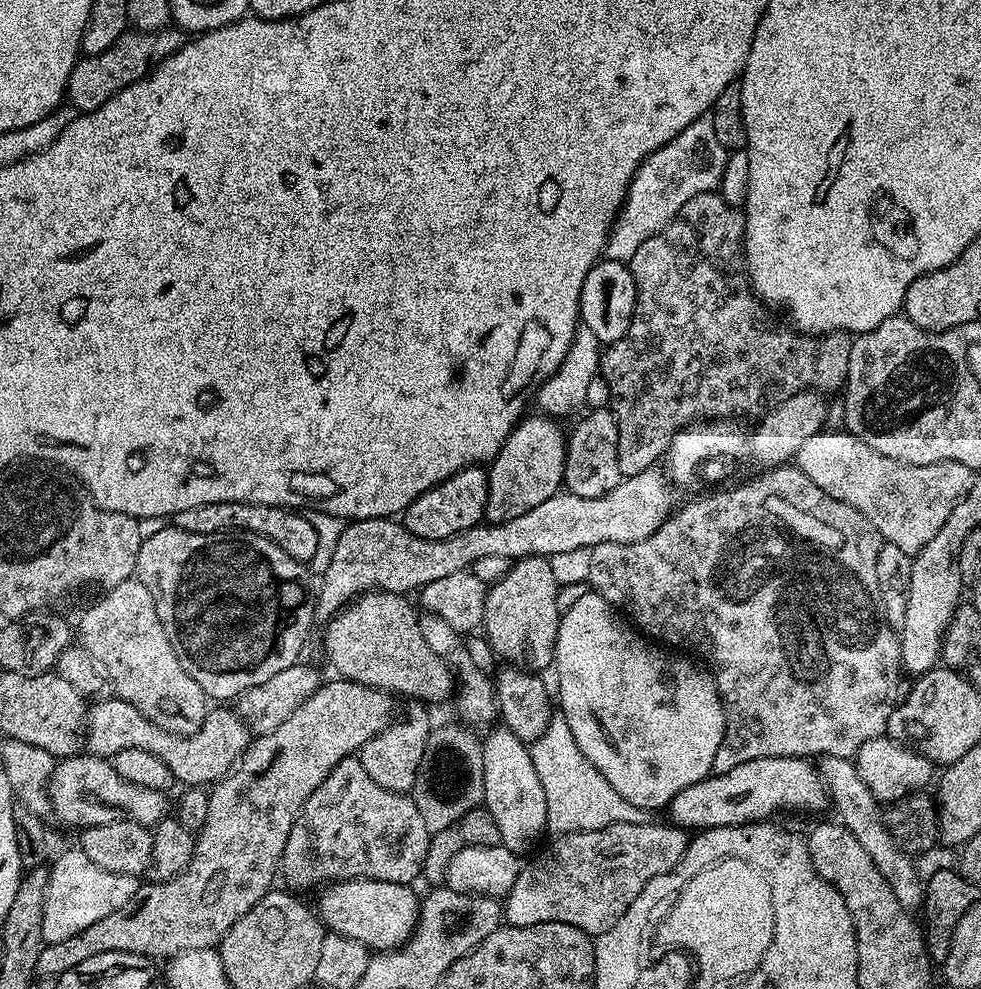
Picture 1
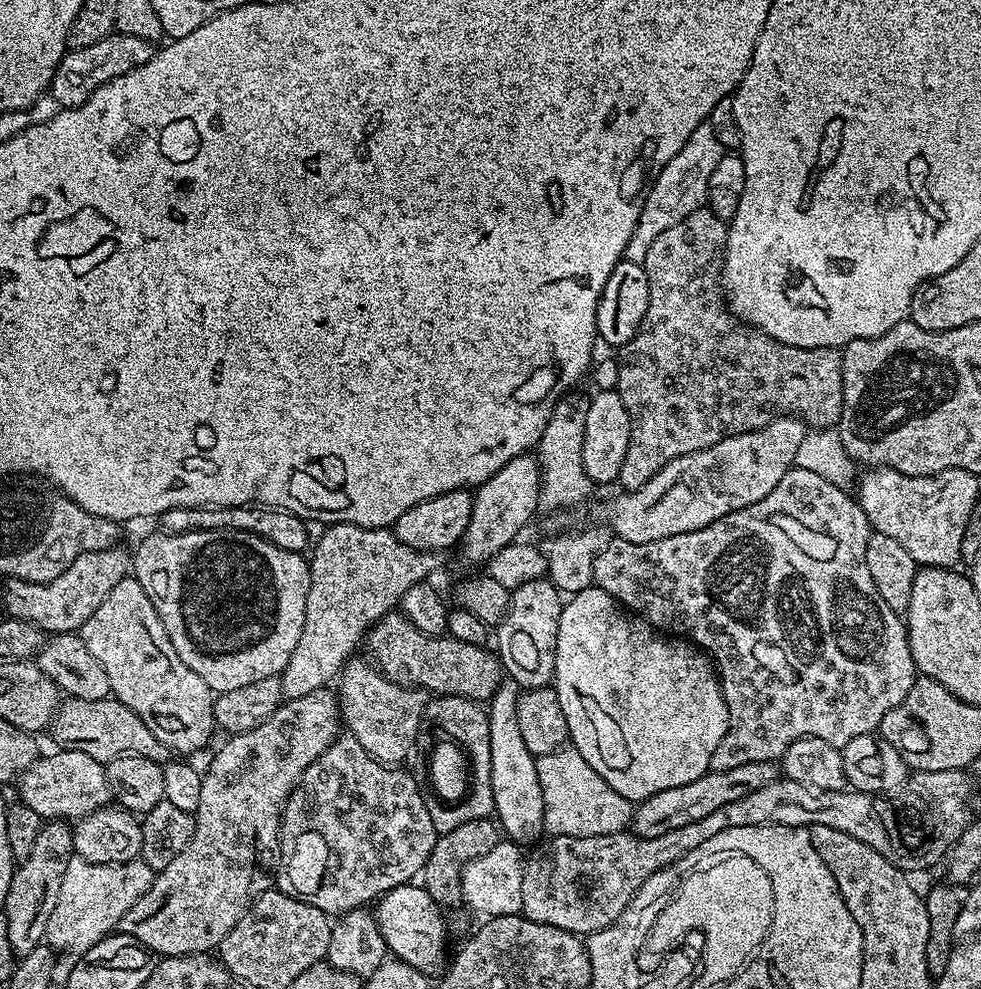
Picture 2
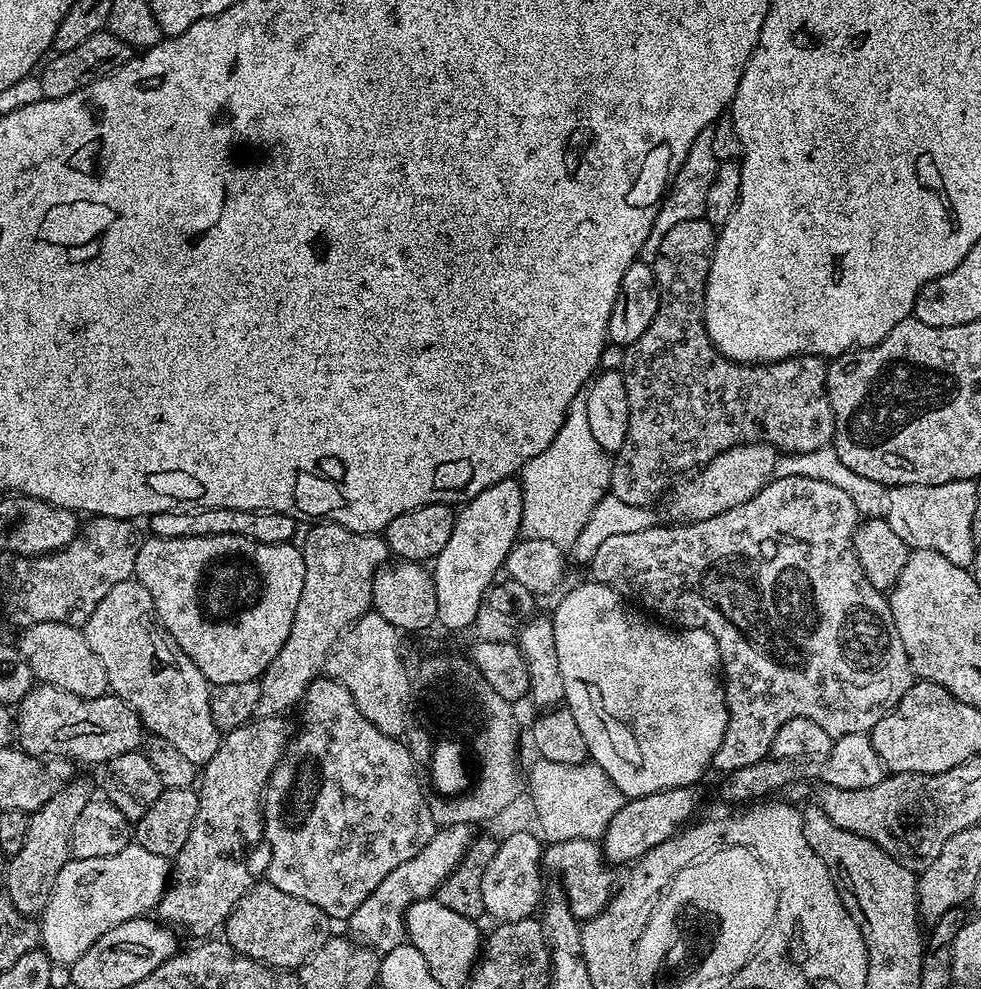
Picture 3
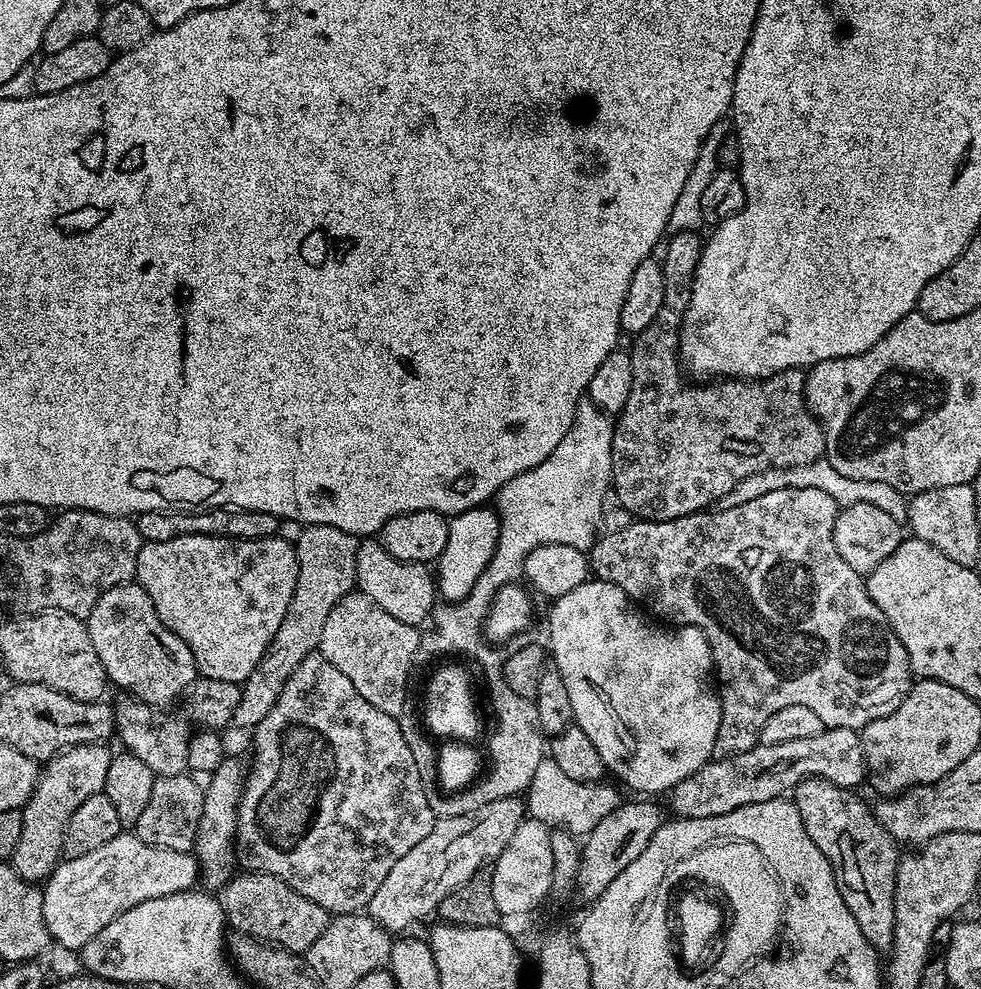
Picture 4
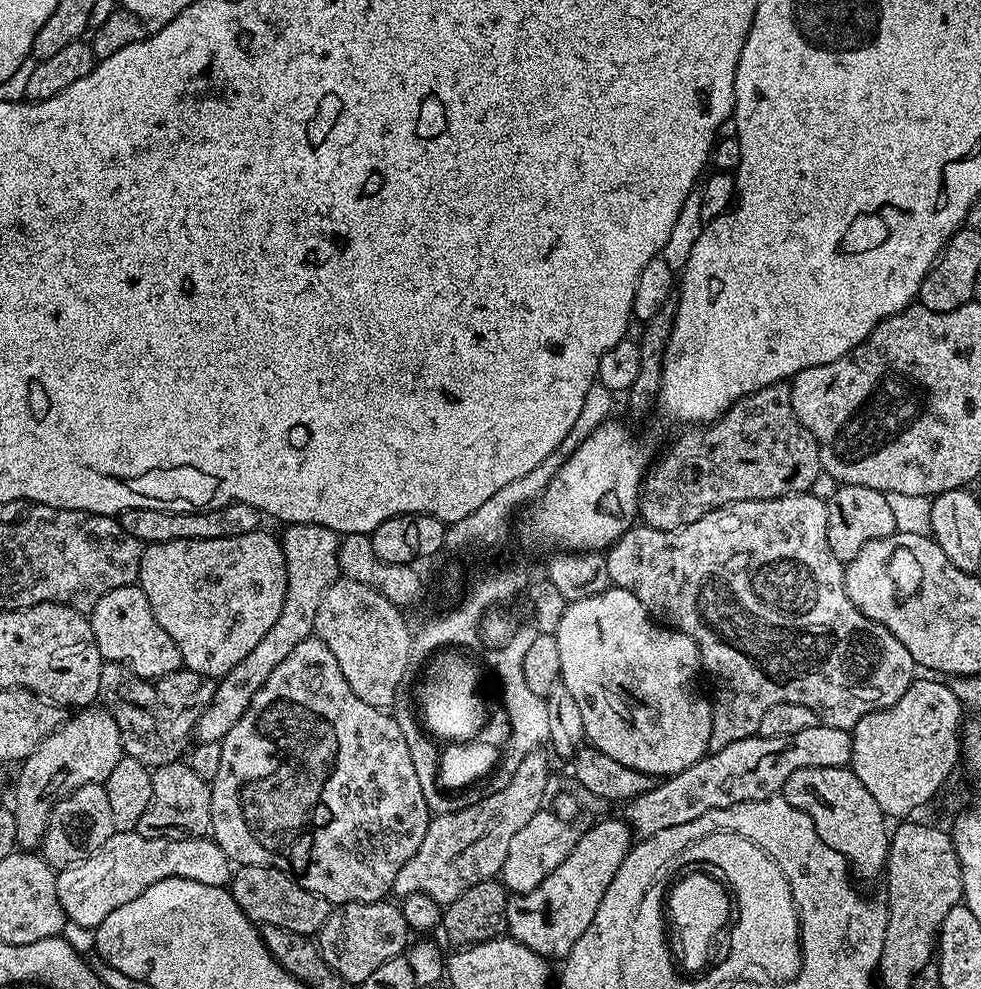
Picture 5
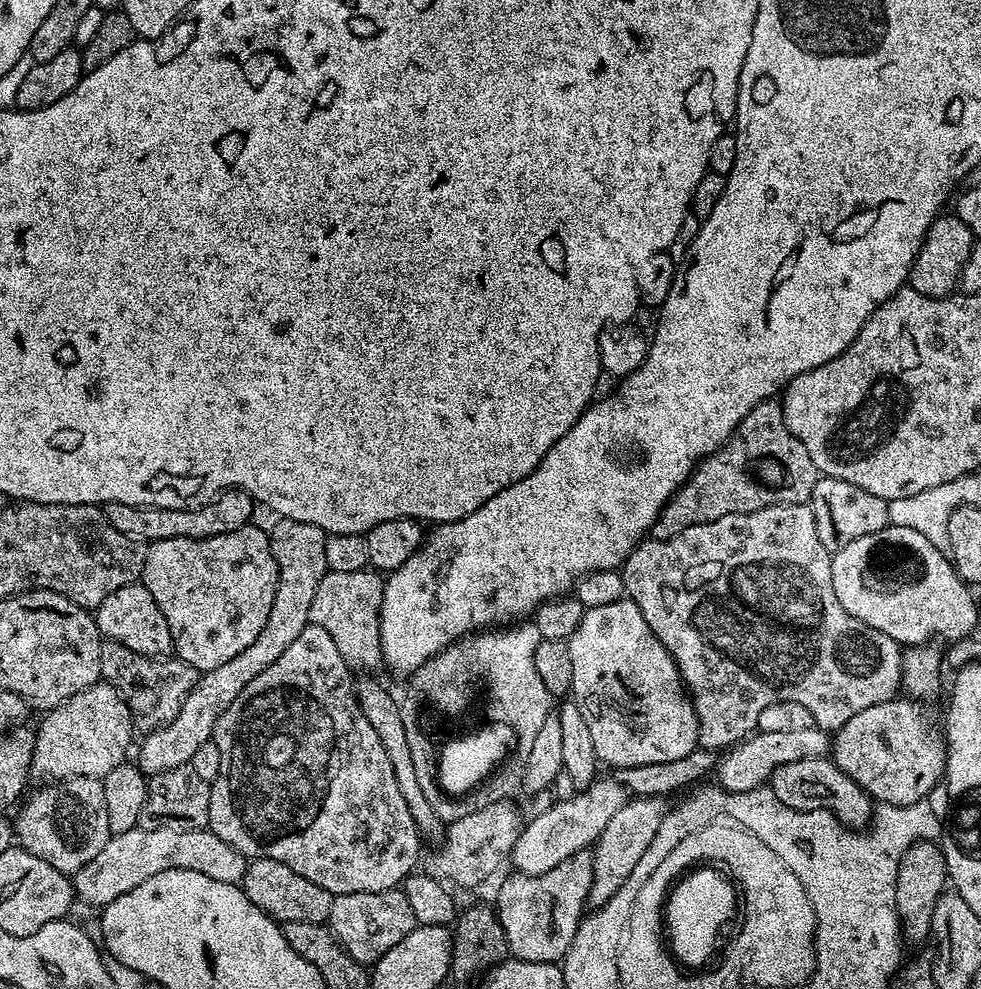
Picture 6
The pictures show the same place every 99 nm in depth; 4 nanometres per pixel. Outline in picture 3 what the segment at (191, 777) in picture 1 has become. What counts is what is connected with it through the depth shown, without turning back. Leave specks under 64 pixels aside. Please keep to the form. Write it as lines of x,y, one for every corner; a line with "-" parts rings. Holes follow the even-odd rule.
40,684
23,696
15,709
14,736
20,751
32,756
81,760
84,764
103,766
118,758
118,754
137,751
145,739
146,729
139,711
117,696
105,694
87,700
61,688

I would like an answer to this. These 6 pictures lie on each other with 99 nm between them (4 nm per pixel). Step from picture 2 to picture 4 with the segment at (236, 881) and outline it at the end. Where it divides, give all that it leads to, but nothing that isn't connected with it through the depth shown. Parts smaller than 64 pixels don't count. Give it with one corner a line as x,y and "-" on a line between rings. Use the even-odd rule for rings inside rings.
225,758
207,777
202,822
198,824
198,834
194,845
194,855
200,866
199,879
205,889
223,889
237,871
235,856
236,848
238,849
236,823
238,822
240,791
244,788
245,775
245,765
240,765
238,761
232,760
232,758

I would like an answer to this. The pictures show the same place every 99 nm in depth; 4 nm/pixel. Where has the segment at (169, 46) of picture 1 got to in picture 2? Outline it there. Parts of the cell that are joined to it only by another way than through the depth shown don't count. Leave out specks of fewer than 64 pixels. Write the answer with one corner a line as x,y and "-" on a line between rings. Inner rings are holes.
117,31
111,36
102,38
102,42
94,42
94,46
85,46
82,50
69,50
64,53
54,70
50,94
61,108
82,106
82,102
86,102
86,98
90,98
90,94
98,90
98,86
122,74
130,74
130,70
150,62
153,51
153,41
133,38
130,34

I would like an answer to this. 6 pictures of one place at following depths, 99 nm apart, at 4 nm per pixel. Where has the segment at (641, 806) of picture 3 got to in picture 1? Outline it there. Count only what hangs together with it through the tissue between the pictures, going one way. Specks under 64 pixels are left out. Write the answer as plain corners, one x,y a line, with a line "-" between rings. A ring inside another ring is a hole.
771,756
742,762
726,774
710,774
686,790
678,790
668,803
666,815
678,828
703,830
764,822
775,817
776,811
820,812
829,804
828,790
815,763
799,756

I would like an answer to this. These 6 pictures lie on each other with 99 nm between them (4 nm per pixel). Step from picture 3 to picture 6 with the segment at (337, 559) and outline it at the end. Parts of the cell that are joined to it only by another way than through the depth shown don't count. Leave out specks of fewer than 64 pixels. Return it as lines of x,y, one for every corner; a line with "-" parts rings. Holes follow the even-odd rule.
283,518
275,522
277,524
268,532
268,541
270,550
274,554
274,562
278,562
278,586
274,594
274,606
270,606
270,618
262,634
258,634
258,638
254,638
254,642
250,642
250,646
246,646
246,650
242,650
238,658
230,658
230,662
218,666
213,672
203,673
197,679
194,690
190,690
190,694
182,702
180,713
168,723
151,729
152,733
140,744
140,757
138,757
139,766
145,776
151,778
160,772
174,770
178,766
189,763
194,750
198,750
198,746
212,740
212,732
216,728
218,718
236,701
238,694
242,694
242,690
246,690
246,686
250,686
250,682
254,682
254,678
258,678
258,674
262,674
266,666
274,666
274,662
282,658
282,650
290,647
290,642
294,642
298,634
302,634
304,627
309,624
310,602
314,602
318,582
322,582
324,575
329,572
326,566
326,534
318,526
310,526
310,522
294,522

